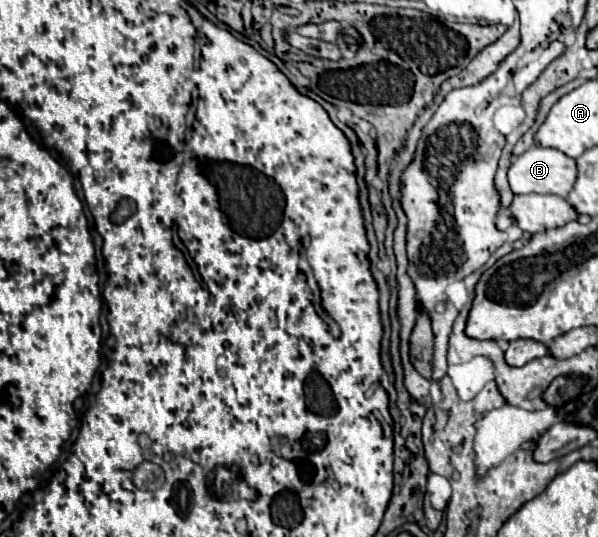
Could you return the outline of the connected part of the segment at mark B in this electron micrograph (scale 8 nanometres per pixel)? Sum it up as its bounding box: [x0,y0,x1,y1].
[509,147,577,197]

